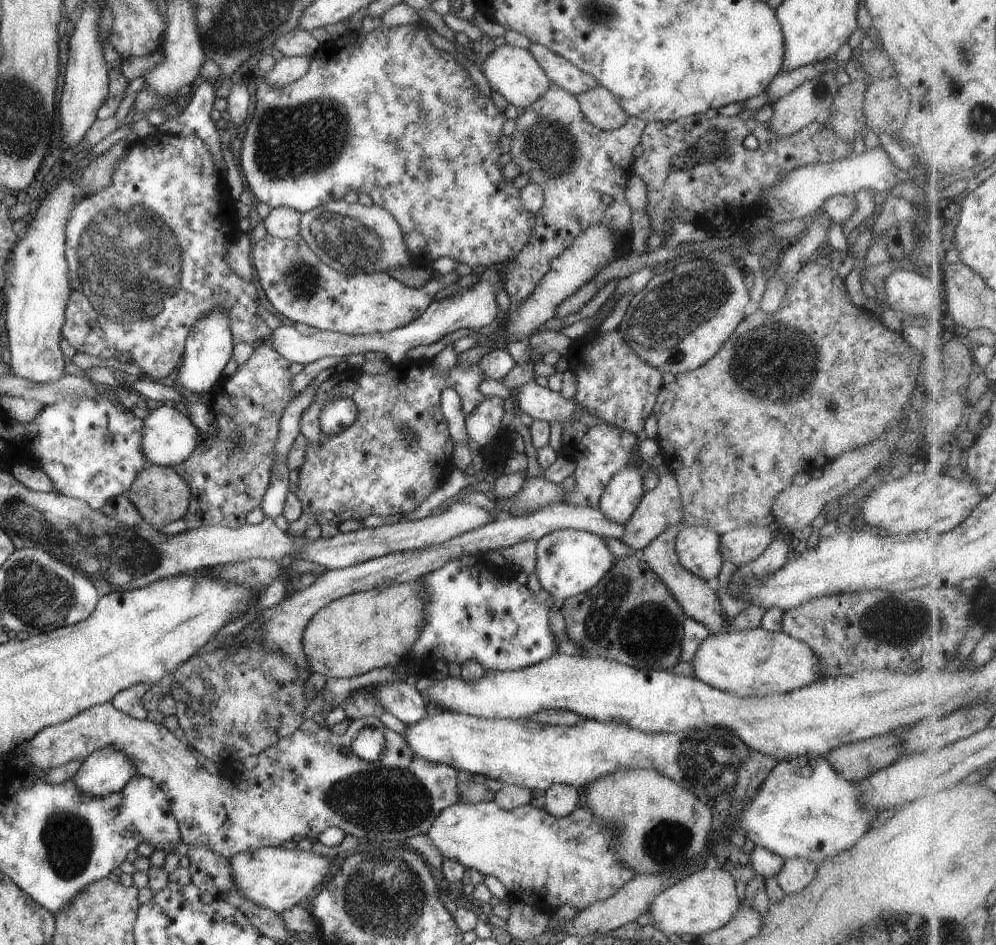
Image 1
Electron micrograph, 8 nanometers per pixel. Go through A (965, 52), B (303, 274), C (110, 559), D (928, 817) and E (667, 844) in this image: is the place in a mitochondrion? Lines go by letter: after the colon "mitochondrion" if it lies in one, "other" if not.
A: mitochondrion
B: mitochondrion
C: mitochondrion
D: other
E: mitochondrion

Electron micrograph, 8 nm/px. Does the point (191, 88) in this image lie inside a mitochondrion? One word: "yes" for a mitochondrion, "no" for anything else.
no

